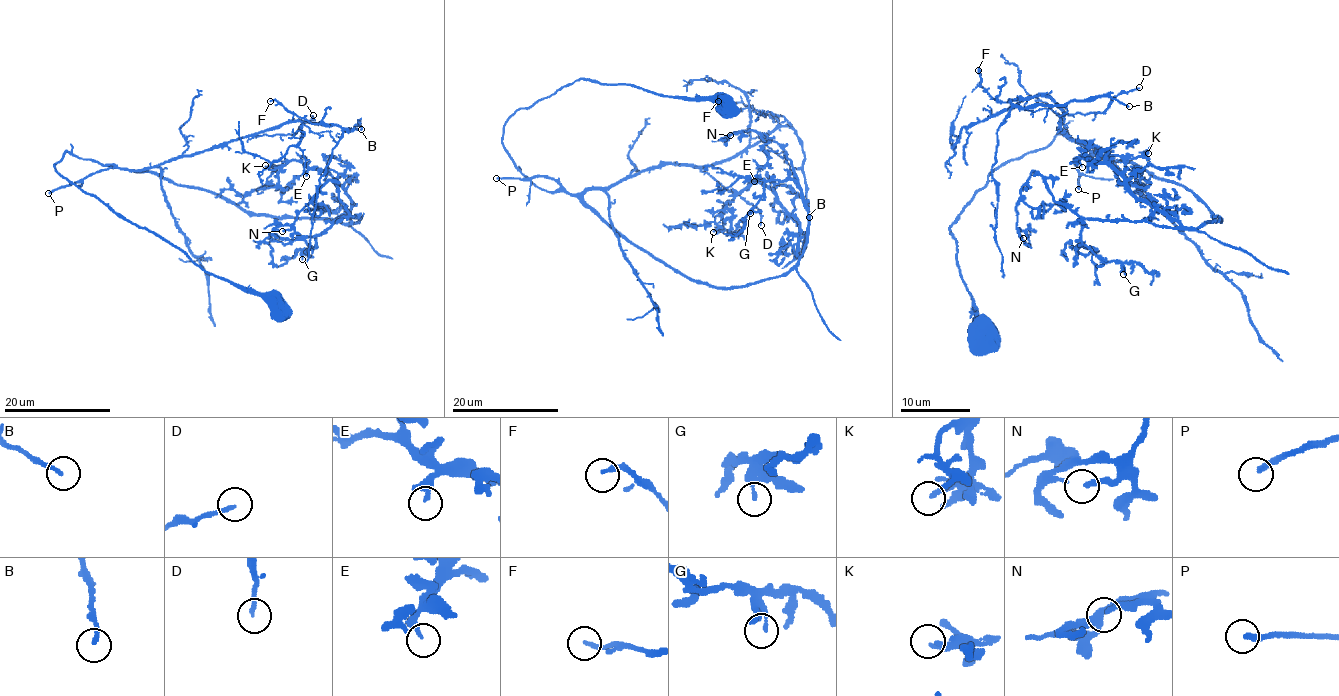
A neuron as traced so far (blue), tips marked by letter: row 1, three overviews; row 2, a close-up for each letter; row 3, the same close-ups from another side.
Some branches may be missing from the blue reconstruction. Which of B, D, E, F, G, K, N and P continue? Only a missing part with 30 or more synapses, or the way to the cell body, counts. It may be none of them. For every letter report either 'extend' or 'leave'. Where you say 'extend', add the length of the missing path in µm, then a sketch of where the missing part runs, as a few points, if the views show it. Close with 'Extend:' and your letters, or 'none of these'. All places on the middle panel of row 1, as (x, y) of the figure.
B: leave
D: leave
E: extend; missing 25 µm; course (754, 181), (731, 157), (710, 149), (679, 150), (667, 166), (686, 170)
F: leave
G: leave
K: leave
N: leave
P: extend; missing 70 µm
Extend: E, P

